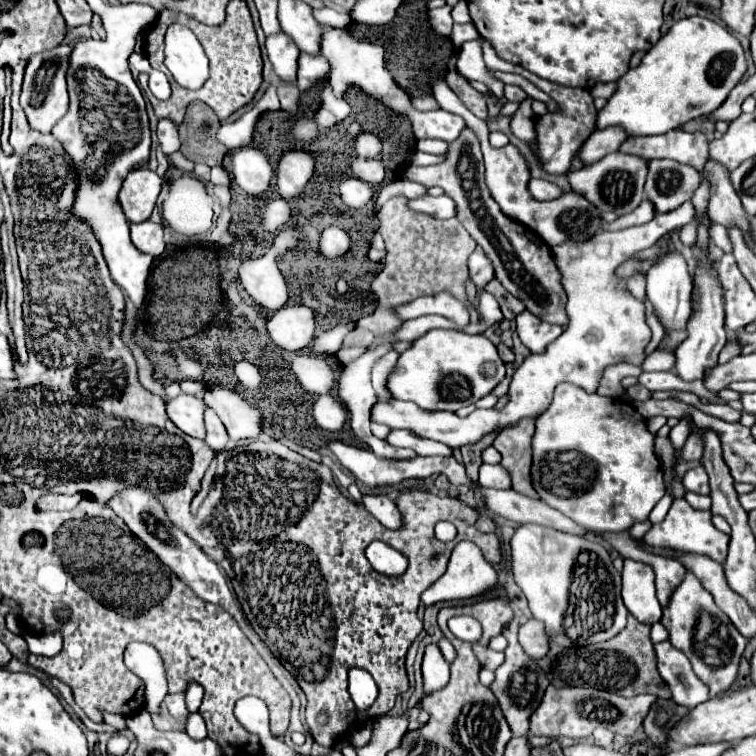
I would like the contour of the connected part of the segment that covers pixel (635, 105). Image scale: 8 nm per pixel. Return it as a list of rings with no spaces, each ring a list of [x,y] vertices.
[[[692,16],[692,18],[684,18],[678,20],[642,58],[640,66],[630,68],[616,84],[616,92],[612,94],[612,98],[606,102],[606,106],[602,110],[598,110],[596,116],[596,128],[604,130],[608,126],[620,126],[624,128],[628,138],[636,138],[636,136],[652,136],[652,134],[666,134],[668,130],[674,130],[682,124],[686,124],[688,120],[700,118],[710,114],[712,110],[716,110],[716,106],[720,106],[728,92],[740,82],[742,74],[746,72],[746,58],[744,58],[744,50],[740,46],[740,42],[736,40],[736,36],[724,28],[722,24],[708,20],[708,18],[700,18],[700,16]]]

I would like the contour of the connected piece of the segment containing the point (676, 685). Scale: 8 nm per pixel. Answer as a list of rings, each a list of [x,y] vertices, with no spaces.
[[[660,642],[654,650],[658,656],[658,672],[670,686],[676,704],[694,708],[710,698],[708,688],[692,672],[690,660],[680,650],[676,650],[670,642]]]

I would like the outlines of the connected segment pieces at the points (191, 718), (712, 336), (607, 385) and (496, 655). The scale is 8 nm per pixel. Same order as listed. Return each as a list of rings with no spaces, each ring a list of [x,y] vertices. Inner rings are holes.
[[[190,712],[186,718],[186,732],[194,738],[194,740],[202,740],[206,736],[206,726],[204,720],[198,712]]]
[[[708,252],[696,264],[696,274],[692,278],[692,314],[686,324],[688,338],[676,350],[676,370],[682,380],[702,380],[704,370],[716,366],[718,354],[724,348],[728,336],[724,332],[724,302],[722,302],[722,286],[718,280],[716,262],[708,258]]]
[[[622,362],[622,364],[618,364],[618,366],[608,366],[608,370],[604,370],[604,374],[602,374],[602,378],[600,378],[600,386],[598,386],[598,390],[596,390],[596,394],[600,394],[600,396],[610,396],[610,398],[620,398],[620,396],[624,396],[626,394],[626,390],[622,388],[622,384],[620,384],[620,380],[624,378],[624,376],[638,376],[642,370],[636,366],[636,368],[628,368],[630,364],[626,364],[626,362]]]
[[[478,643],[475,644],[473,650],[482,668],[496,670],[504,662],[504,652],[492,652],[488,646],[482,646]]]

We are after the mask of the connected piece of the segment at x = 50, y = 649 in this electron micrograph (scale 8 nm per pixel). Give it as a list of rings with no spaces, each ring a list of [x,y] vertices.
[[[26,634],[26,642],[30,648],[30,654],[40,654],[40,656],[54,656],[62,648],[60,634],[46,634],[46,636]]]

